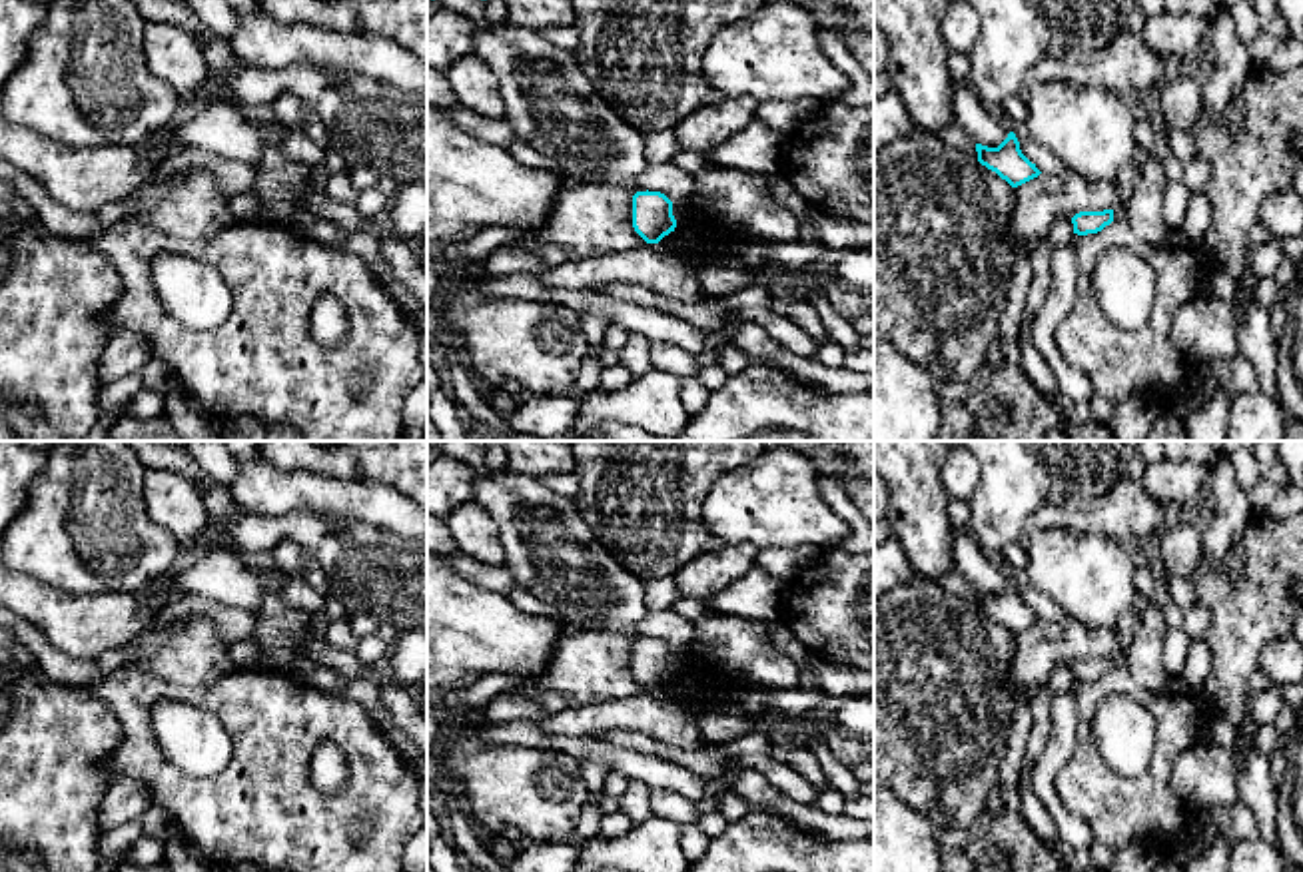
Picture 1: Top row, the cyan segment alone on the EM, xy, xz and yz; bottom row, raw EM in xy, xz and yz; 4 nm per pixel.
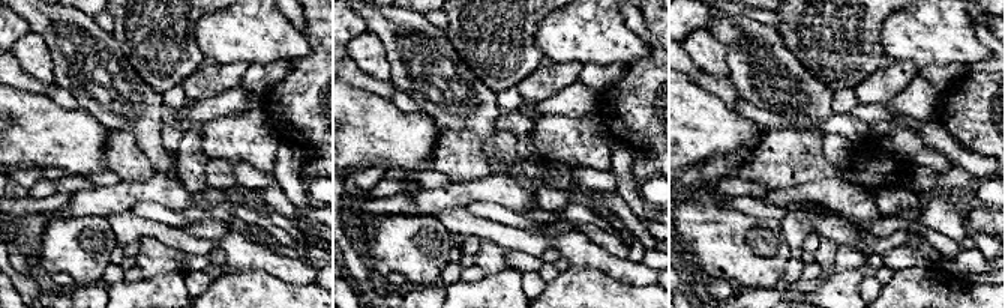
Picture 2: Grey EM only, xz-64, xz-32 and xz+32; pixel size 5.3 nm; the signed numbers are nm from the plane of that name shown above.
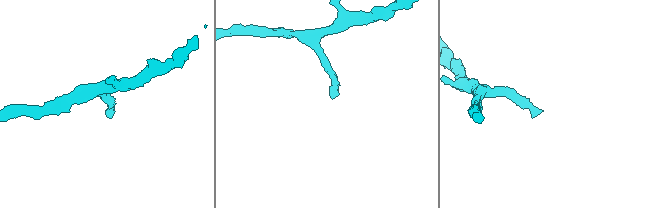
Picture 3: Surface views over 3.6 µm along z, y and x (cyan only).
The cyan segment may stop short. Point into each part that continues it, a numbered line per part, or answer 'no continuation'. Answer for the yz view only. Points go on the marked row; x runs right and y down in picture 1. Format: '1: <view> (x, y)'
no continuation

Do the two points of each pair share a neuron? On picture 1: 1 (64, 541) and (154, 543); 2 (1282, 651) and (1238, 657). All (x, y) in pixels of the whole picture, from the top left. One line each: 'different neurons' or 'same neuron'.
1: same neuron
2: different neurons

